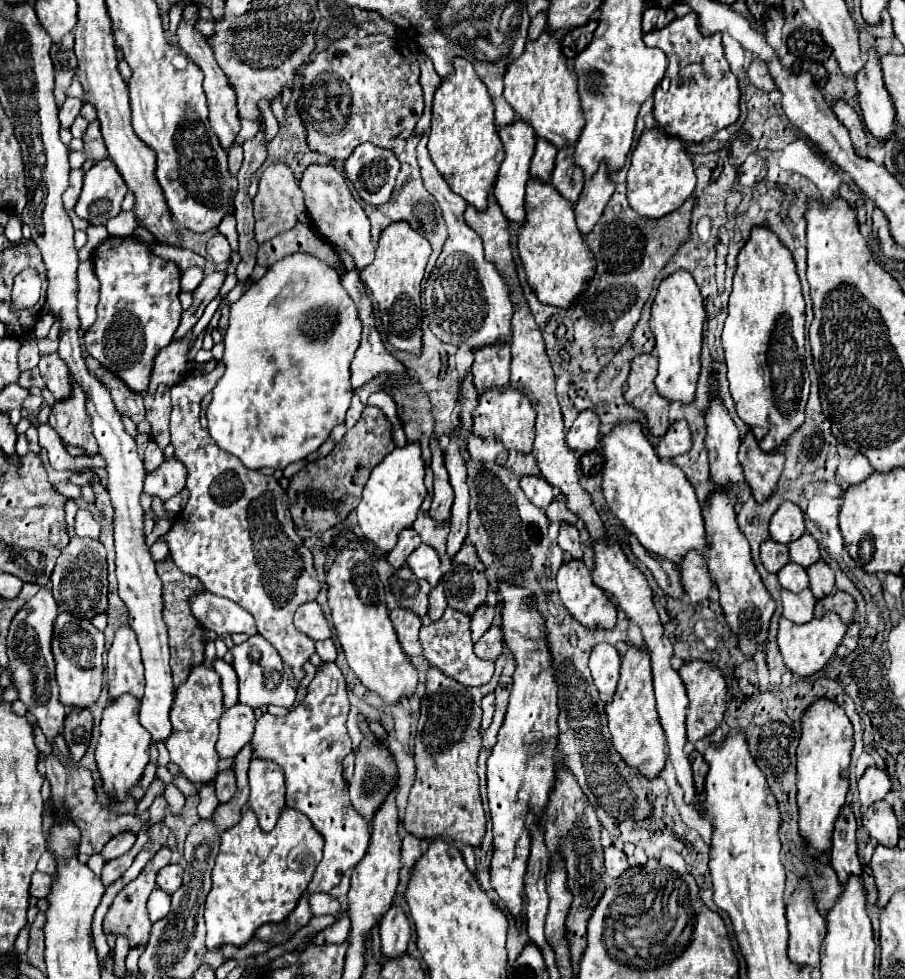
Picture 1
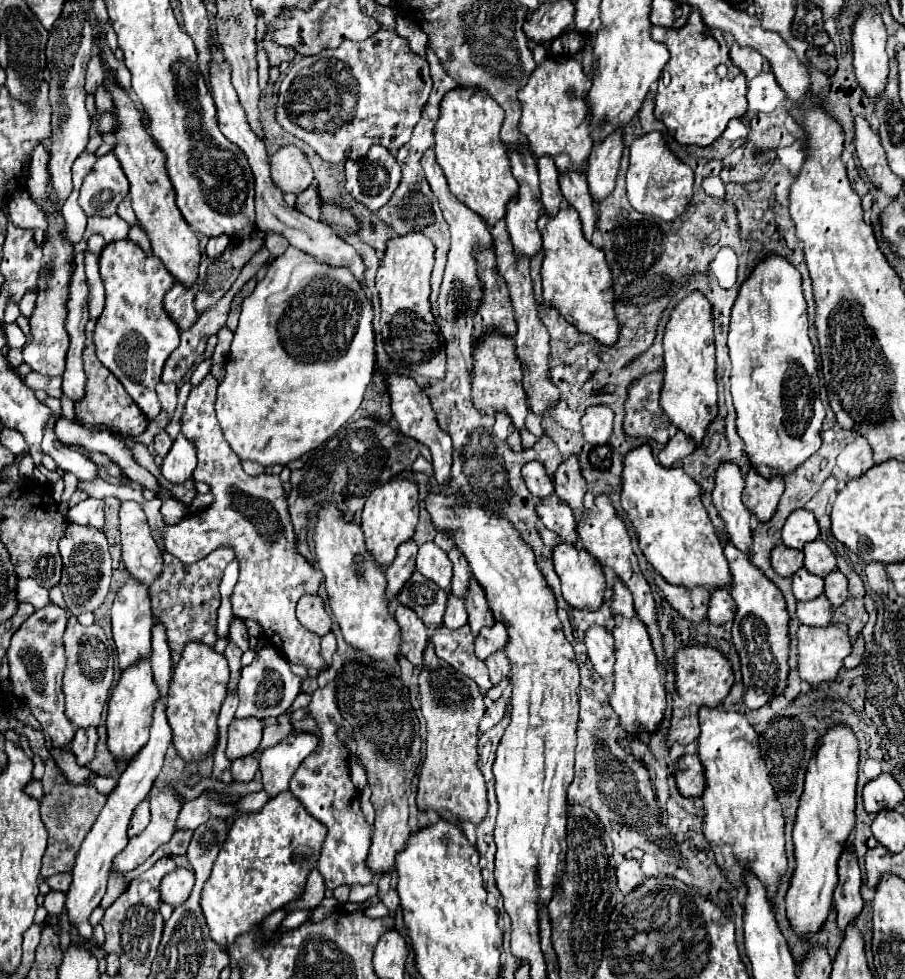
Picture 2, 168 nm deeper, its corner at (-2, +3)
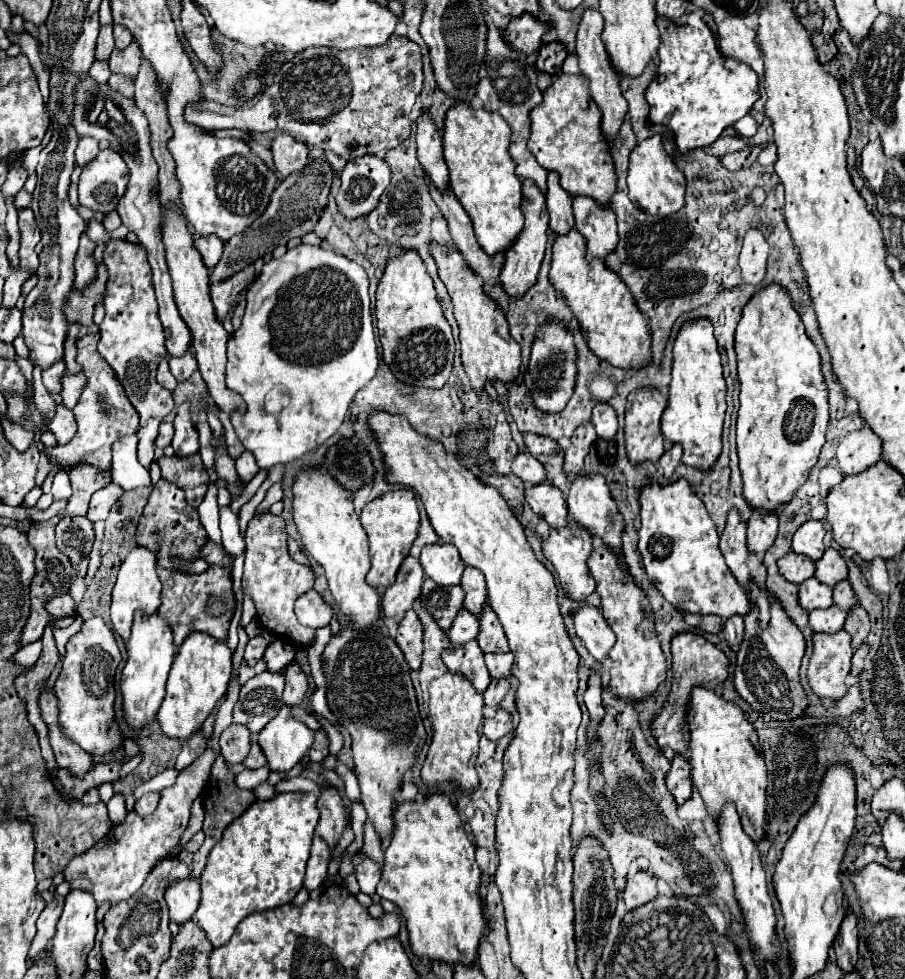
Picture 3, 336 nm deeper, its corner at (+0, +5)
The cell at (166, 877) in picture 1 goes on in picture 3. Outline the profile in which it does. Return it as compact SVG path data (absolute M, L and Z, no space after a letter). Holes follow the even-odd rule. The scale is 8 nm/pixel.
M178 880L166 890L166 902L172 922L184 924L184 920L192 920L200 906L200 880Z

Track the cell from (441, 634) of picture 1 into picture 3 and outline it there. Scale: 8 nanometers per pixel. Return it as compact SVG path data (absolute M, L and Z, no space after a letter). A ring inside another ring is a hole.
M476 640L462 644L458 648L446 650L444 664L452 672L462 672L478 688L478 692L484 692L490 684L490 674L484 664L484 652L476 644Z

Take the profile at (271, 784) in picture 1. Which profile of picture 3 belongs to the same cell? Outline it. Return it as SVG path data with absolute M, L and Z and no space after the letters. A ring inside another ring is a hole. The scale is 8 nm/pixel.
M282 706L276 720L258 734L258 744L274 772L288 772L294 768L306 756L312 742L314 732L292 714L292 706Z

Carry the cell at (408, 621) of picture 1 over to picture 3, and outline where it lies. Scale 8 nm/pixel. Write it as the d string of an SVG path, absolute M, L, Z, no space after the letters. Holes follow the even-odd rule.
M408 610L404 620L400 622L396 642L398 642L400 650L404 652L410 668L418 670L420 662L422 662L422 650L424 648L422 648L422 624L420 624L414 610Z

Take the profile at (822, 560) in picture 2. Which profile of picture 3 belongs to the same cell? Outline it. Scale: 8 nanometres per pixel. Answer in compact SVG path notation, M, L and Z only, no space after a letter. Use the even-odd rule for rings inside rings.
M828 548L822 556L822 560L816 562L816 578L828 586L836 586L840 580L848 578L848 566L844 558L834 550Z

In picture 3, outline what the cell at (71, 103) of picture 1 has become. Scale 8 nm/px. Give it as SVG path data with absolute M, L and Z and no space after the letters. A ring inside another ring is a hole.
M112 24L102 26L100 36L98 36L98 46L96 46L96 60L108 60L114 50L114 38L112 38Z

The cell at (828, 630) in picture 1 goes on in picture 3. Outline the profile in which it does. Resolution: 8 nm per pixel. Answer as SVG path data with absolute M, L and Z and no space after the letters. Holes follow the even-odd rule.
M846 630L836 634L814 634L814 652L808 666L808 684L812 690L830 702L840 700L848 688L844 684L850 674L852 646Z

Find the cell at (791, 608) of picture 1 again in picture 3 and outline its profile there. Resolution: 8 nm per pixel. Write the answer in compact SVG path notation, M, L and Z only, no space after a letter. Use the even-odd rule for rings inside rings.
M830 606L826 610L812 610L810 612L810 626L814 632L826 632L826 634L834 634L840 632L844 628L844 620L846 620L844 610Z

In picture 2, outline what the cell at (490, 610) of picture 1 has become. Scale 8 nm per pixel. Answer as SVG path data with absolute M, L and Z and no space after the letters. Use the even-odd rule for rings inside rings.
M494 622L494 626L488 626L486 630L480 630L476 636L476 656L478 658L486 658L496 650L502 650L506 646L508 640L508 632L506 626L502 626L502 622Z

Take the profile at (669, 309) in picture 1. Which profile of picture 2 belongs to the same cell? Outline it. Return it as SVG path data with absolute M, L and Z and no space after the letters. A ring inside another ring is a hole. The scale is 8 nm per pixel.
M700 292L682 298L670 312L664 328L664 380L660 406L682 432L700 444L708 424L716 416L716 380L714 380L714 332L712 310Z

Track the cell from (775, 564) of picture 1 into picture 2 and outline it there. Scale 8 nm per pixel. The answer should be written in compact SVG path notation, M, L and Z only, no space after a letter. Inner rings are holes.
M778 544L772 554L770 554L770 562L772 568L780 574L780 576L792 576L798 568L802 568L804 564L804 554L800 550L788 548L784 544Z

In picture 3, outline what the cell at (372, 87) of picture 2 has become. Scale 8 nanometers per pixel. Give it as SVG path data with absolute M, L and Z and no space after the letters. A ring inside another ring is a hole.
M392 34L390 40L376 48L308 48L304 52L288 56L280 66L270 86L262 92L260 100L252 106L232 108L210 100L200 100L200 104L188 106L184 110L186 120L200 128L238 128L246 132L286 132L322 150L332 150L334 154L354 160L366 154L378 154L396 148L410 136L410 112L424 86L422 76L422 56L420 48L402 36Z

